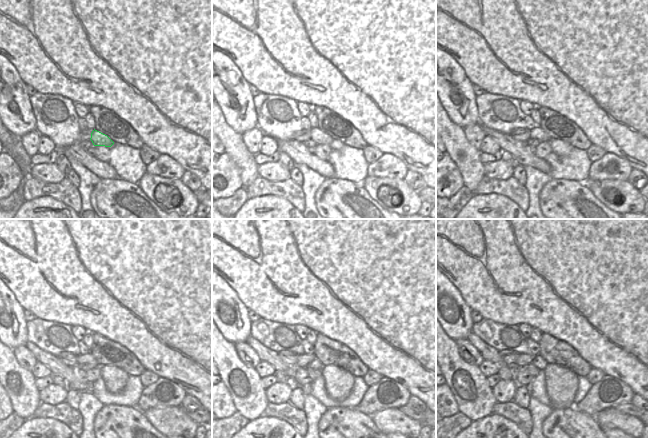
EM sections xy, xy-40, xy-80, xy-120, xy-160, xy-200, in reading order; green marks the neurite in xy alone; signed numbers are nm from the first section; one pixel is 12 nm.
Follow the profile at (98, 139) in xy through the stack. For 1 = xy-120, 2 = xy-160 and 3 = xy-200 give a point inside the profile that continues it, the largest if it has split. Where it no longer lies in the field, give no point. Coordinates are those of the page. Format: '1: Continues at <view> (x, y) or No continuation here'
1: Continues at xy-120 (86, 358)
2: Continues at xy-160 (303, 360)
3: Continues at xy-200 (522, 360)

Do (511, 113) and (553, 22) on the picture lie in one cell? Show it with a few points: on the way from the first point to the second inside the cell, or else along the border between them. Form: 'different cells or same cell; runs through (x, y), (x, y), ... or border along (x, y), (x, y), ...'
different cells; border along (494, 93), (508, 95), (519, 100)

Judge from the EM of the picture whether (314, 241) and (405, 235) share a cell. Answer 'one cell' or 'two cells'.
one cell

